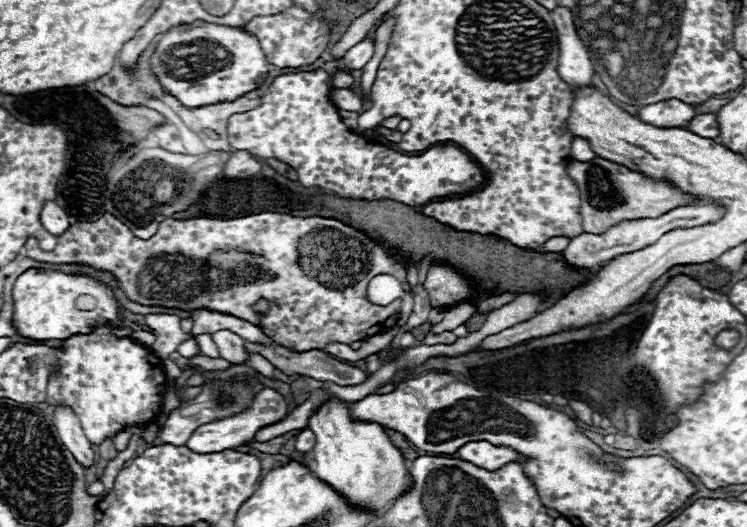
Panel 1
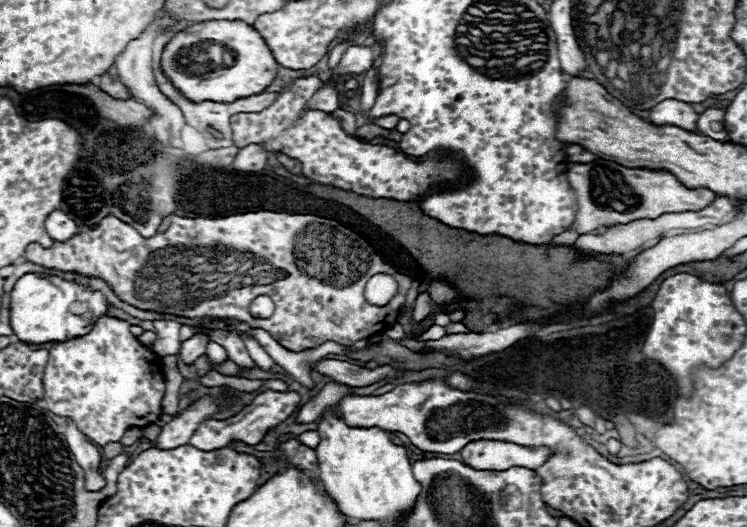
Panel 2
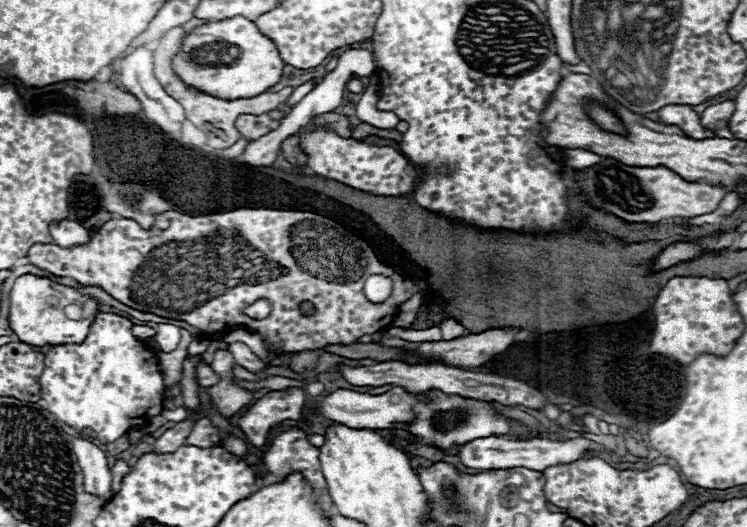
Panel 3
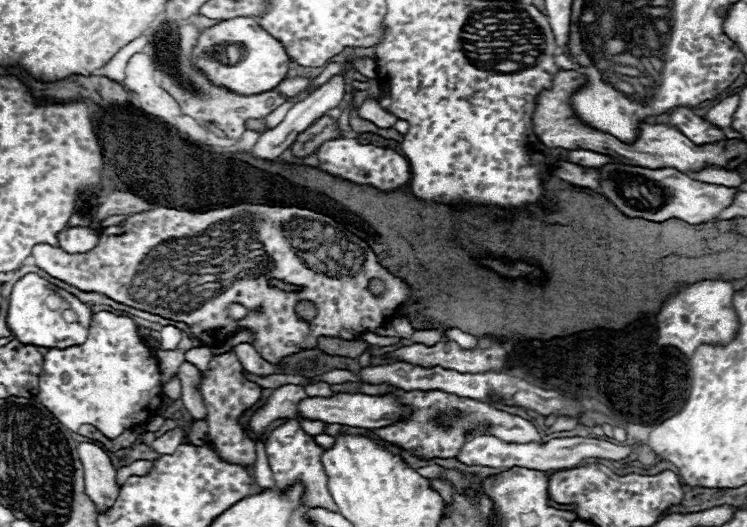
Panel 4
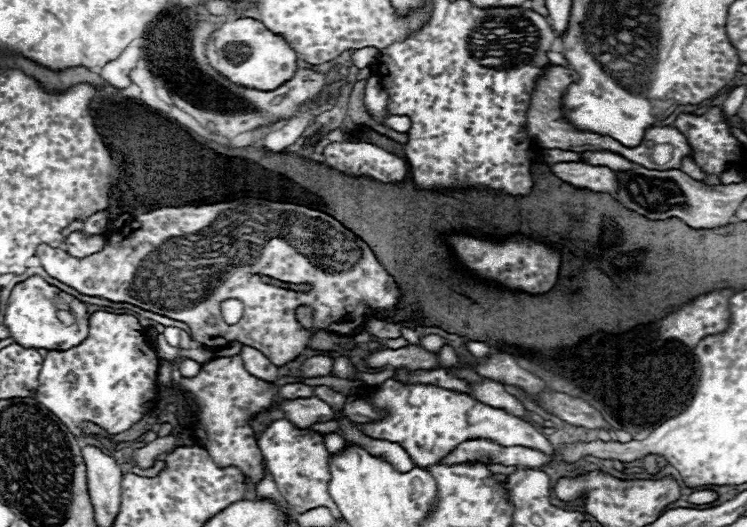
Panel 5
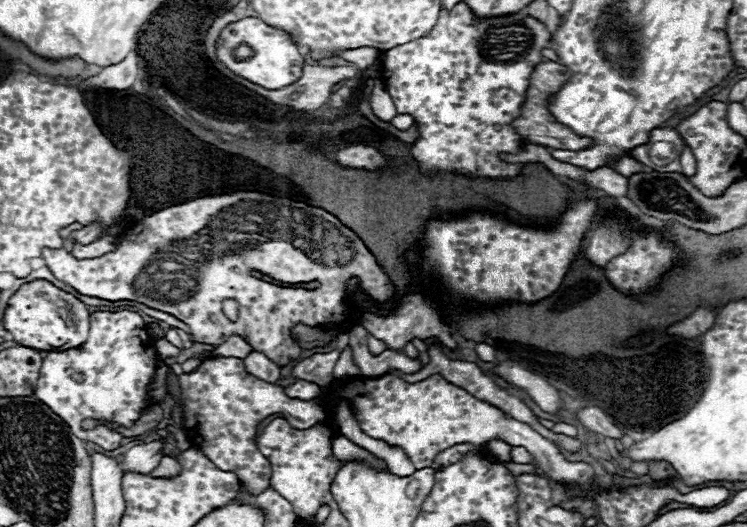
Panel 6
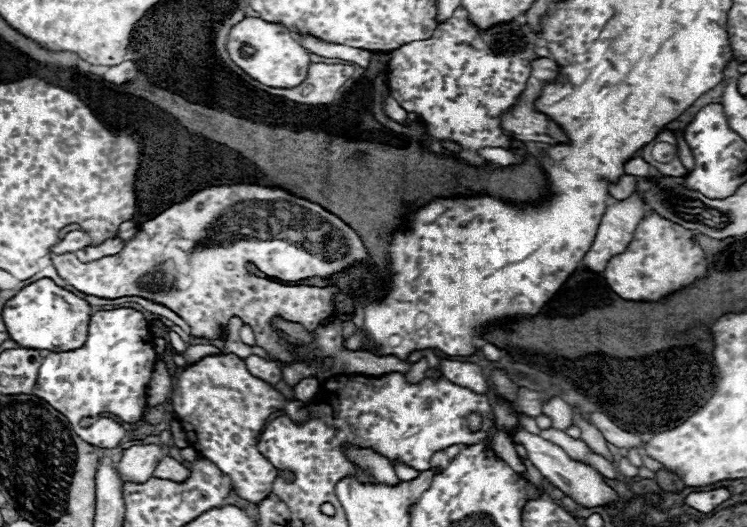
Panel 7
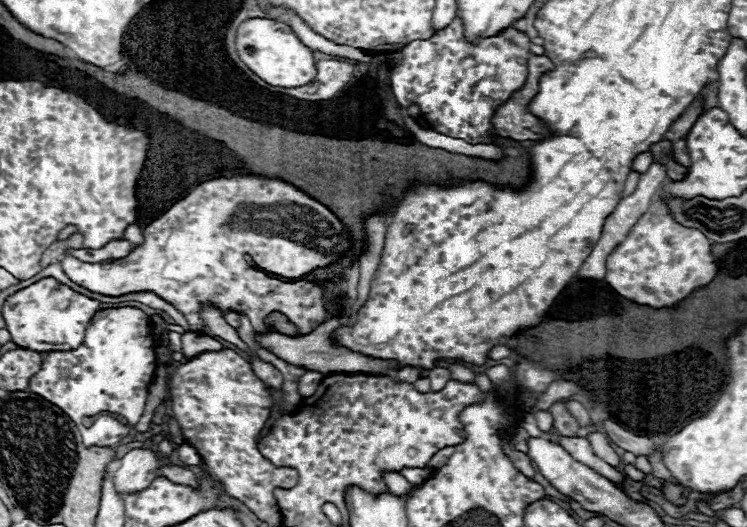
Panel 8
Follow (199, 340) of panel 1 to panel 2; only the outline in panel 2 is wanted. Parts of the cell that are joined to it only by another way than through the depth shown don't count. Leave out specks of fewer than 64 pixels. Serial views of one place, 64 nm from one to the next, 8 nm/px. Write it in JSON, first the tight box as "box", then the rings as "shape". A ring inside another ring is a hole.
{"box":[206,342,228,362],"shape":[[[208,342],[208,346],[206,346],[206,356],[212,360],[212,362],[224,362],[224,360],[228,360],[228,356],[226,356],[226,350],[222,348],[222,346],[218,346],[216,342]]]}

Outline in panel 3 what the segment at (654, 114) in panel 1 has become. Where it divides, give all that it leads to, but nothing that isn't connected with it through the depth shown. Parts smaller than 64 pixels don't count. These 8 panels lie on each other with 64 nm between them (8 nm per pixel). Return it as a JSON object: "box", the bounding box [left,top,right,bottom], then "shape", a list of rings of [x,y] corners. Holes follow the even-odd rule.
{"box":[658,104,714,140],"shape":[[[668,104],[664,108],[660,108],[658,112],[658,120],[662,124],[674,124],[680,126],[682,132],[686,132],[688,136],[694,136],[696,140],[704,140],[704,138],[714,138],[714,134],[706,128],[702,128],[700,124],[700,116],[692,110],[692,106],[684,106],[684,104]]]}

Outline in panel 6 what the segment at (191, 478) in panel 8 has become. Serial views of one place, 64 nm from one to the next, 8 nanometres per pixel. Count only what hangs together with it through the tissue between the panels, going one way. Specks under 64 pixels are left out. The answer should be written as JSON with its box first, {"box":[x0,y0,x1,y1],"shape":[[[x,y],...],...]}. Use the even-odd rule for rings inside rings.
{"box":[150,456,180,478],"shape":[[[164,456],[162,460],[160,460],[160,464],[150,472],[150,476],[152,478],[168,478],[168,476],[176,476],[180,472],[180,466],[178,466],[178,462],[174,462],[170,456]]]}

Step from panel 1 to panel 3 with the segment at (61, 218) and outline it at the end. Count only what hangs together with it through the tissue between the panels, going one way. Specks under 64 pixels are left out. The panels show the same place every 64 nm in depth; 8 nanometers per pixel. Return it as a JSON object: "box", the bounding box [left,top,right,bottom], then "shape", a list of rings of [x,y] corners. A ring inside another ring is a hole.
{"box":[50,218,90,248],"shape":[[[64,218],[58,224],[54,224],[54,222],[50,224],[50,234],[52,234],[52,238],[58,246],[68,248],[68,246],[74,246],[74,244],[88,242],[90,232],[86,228],[82,228],[78,222],[72,222],[72,220]]]}

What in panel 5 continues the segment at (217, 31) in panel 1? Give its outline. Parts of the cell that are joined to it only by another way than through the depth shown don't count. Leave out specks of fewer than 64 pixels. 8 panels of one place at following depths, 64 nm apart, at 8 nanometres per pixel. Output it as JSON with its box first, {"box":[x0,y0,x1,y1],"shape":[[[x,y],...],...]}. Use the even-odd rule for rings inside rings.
{"box":[206,18,296,92],"shape":[[[238,18],[238,20],[228,20],[220,24],[220,28],[214,30],[206,42],[206,58],[210,66],[226,80],[244,88],[254,88],[254,90],[264,90],[264,92],[278,88],[280,84],[290,80],[290,76],[294,76],[296,72],[296,52],[286,44],[282,36],[272,34],[270,30],[266,30],[262,22],[254,18]],[[234,42],[242,42],[250,46],[248,58],[240,64],[230,64],[224,56],[224,46],[234,44]]]}

